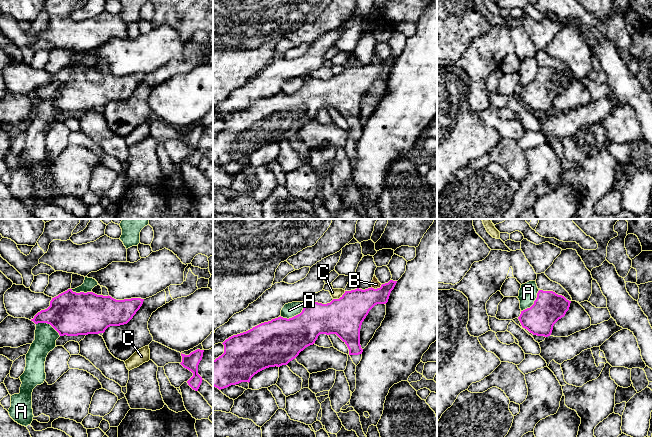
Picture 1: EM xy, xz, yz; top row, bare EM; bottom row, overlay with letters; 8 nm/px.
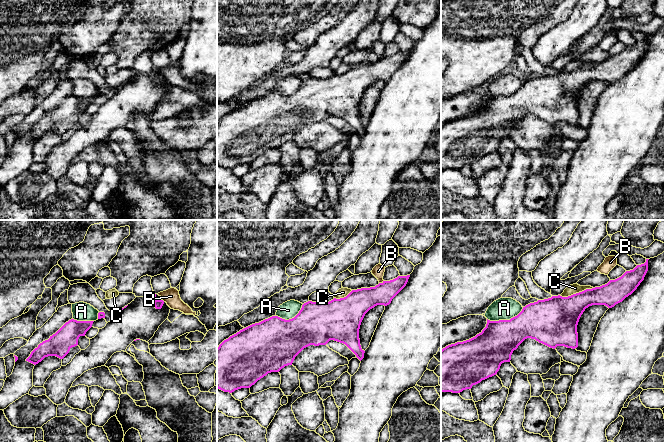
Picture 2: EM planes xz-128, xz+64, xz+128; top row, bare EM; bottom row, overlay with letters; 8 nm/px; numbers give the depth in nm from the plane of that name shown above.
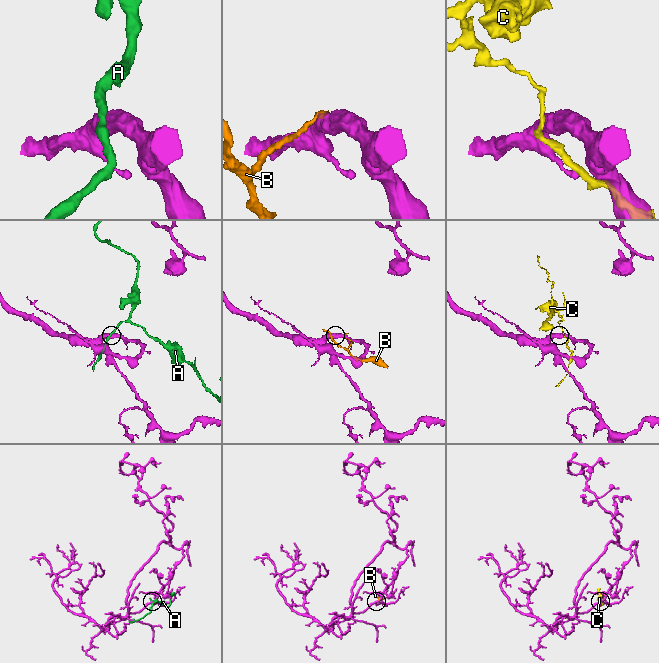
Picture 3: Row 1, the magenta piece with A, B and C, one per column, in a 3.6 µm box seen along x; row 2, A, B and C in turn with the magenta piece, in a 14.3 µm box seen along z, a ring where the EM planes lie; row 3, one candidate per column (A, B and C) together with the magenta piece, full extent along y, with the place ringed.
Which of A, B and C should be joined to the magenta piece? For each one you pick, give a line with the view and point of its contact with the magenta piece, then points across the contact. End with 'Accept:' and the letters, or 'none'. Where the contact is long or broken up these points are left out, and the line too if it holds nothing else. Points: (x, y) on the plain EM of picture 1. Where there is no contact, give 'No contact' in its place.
Accept: none

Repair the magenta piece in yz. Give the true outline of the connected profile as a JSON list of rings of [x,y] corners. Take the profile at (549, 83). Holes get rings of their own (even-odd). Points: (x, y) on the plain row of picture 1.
[[[539,66],[534,80],[518,93],[523,104],[537,112],[551,111],[554,100],[565,92],[571,77],[553,67]]]

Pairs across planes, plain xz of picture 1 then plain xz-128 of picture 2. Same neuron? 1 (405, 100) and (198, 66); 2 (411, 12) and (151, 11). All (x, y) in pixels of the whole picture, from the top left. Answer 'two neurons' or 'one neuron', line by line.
1: one neuron
2: one neuron

